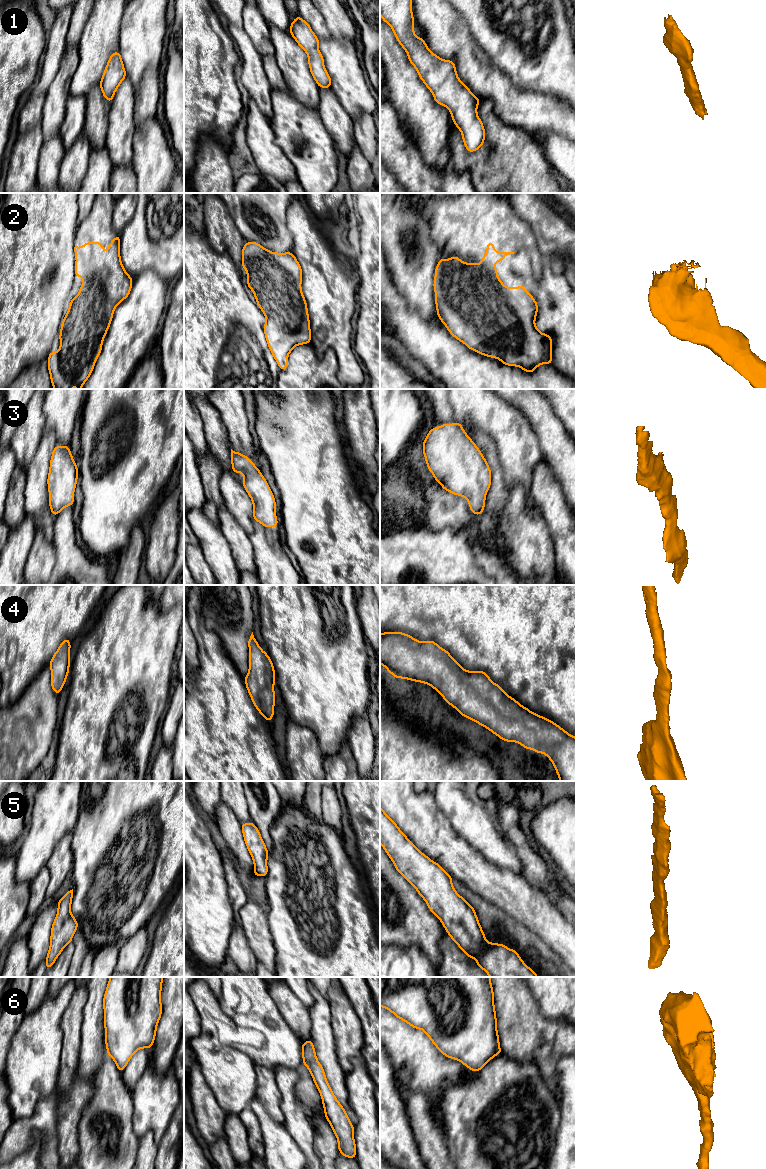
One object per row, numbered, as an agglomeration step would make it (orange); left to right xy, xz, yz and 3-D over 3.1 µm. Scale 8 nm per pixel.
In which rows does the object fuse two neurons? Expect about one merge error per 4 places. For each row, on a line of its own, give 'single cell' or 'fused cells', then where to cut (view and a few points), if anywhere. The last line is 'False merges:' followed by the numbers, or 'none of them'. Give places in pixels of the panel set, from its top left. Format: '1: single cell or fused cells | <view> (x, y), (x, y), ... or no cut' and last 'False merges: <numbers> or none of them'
1: single cell | no cut
2: single cell | no cut
3: single cell | no cut
4: single cell | no cut
5: single cell | no cut
6: single cell | no cut
False merges: none of them

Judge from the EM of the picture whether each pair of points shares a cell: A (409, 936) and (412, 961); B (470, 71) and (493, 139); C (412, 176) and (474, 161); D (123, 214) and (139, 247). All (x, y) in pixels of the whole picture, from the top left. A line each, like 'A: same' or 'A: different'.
A: different
B: different
C: different
D: different

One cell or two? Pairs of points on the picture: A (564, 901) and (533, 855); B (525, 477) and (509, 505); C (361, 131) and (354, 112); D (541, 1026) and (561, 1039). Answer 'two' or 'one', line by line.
A: one
B: two
C: two
D: one

